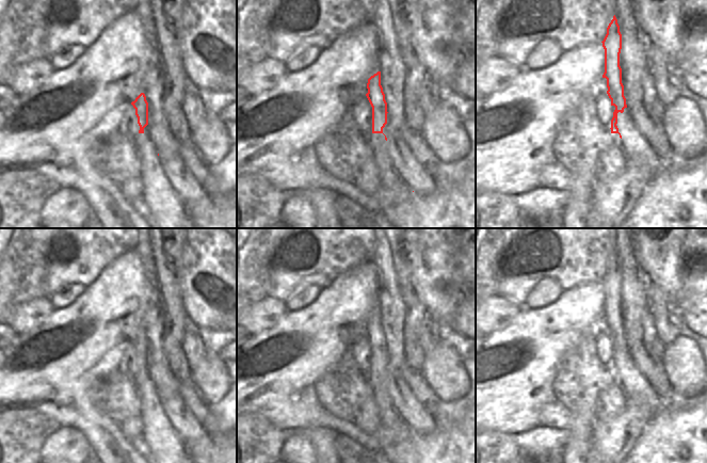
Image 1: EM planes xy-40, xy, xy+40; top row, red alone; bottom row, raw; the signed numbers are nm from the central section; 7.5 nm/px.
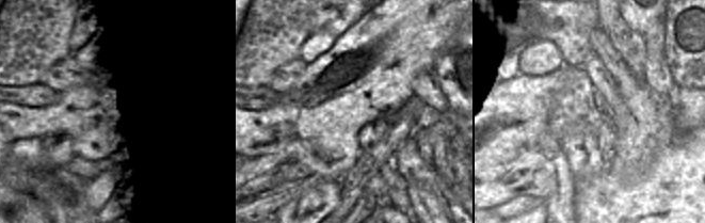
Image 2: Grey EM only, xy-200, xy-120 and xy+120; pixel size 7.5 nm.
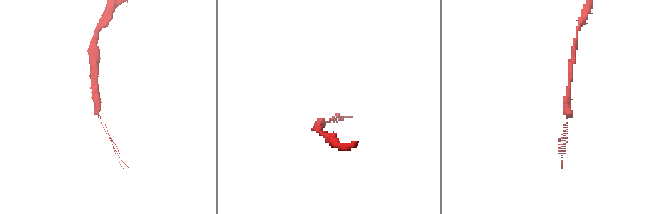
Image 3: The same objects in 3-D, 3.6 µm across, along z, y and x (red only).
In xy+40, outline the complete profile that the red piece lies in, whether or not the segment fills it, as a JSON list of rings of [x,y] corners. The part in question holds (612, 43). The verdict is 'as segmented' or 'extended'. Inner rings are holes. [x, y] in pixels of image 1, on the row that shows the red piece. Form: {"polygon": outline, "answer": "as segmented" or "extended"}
{"polygon": [[[615,15],[609,23],[607,34],[601,43],[605,49],[605,73],[602,78],[607,79],[607,94],[611,99],[611,106],[615,107],[610,129],[613,137],[613,144],[622,147],[622,135],[616,126],[617,113],[623,113],[627,105],[624,96],[624,85],[622,83],[622,68],[620,66],[622,34]]], "answer": "extended"}

